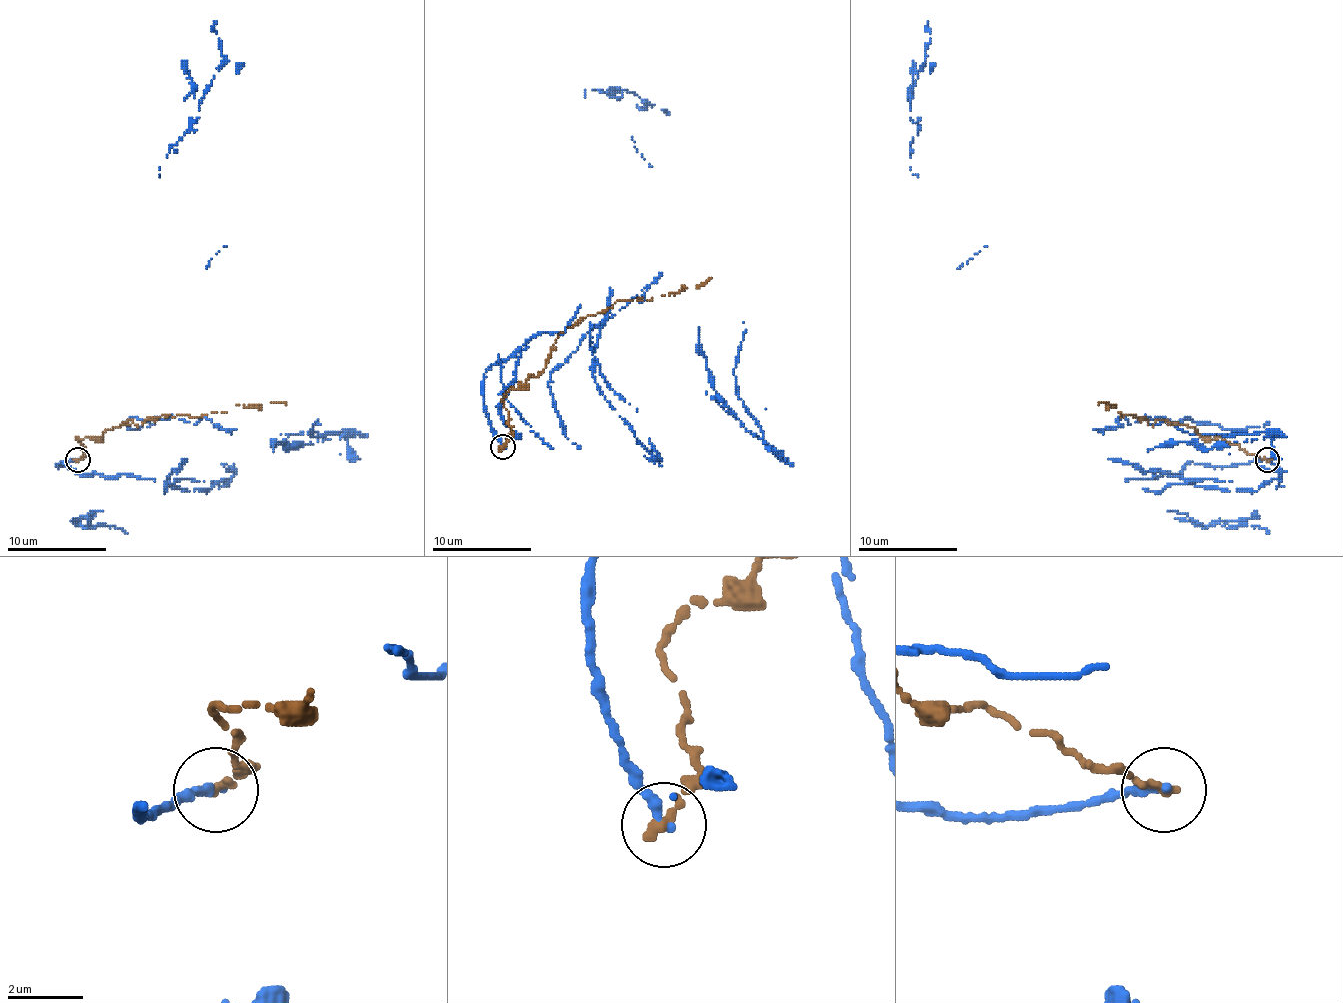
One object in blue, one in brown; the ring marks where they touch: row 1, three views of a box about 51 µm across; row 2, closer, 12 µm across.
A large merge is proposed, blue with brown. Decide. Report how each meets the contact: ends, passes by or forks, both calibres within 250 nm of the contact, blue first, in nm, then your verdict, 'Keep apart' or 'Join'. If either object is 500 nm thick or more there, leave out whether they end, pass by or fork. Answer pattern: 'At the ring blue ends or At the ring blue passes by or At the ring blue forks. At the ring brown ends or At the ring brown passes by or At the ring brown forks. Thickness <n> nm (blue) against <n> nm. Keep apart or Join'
At the ring blue ends. At the ring brown ends. Thickness 280 nm (blue) against 280 nm. Keep apart

